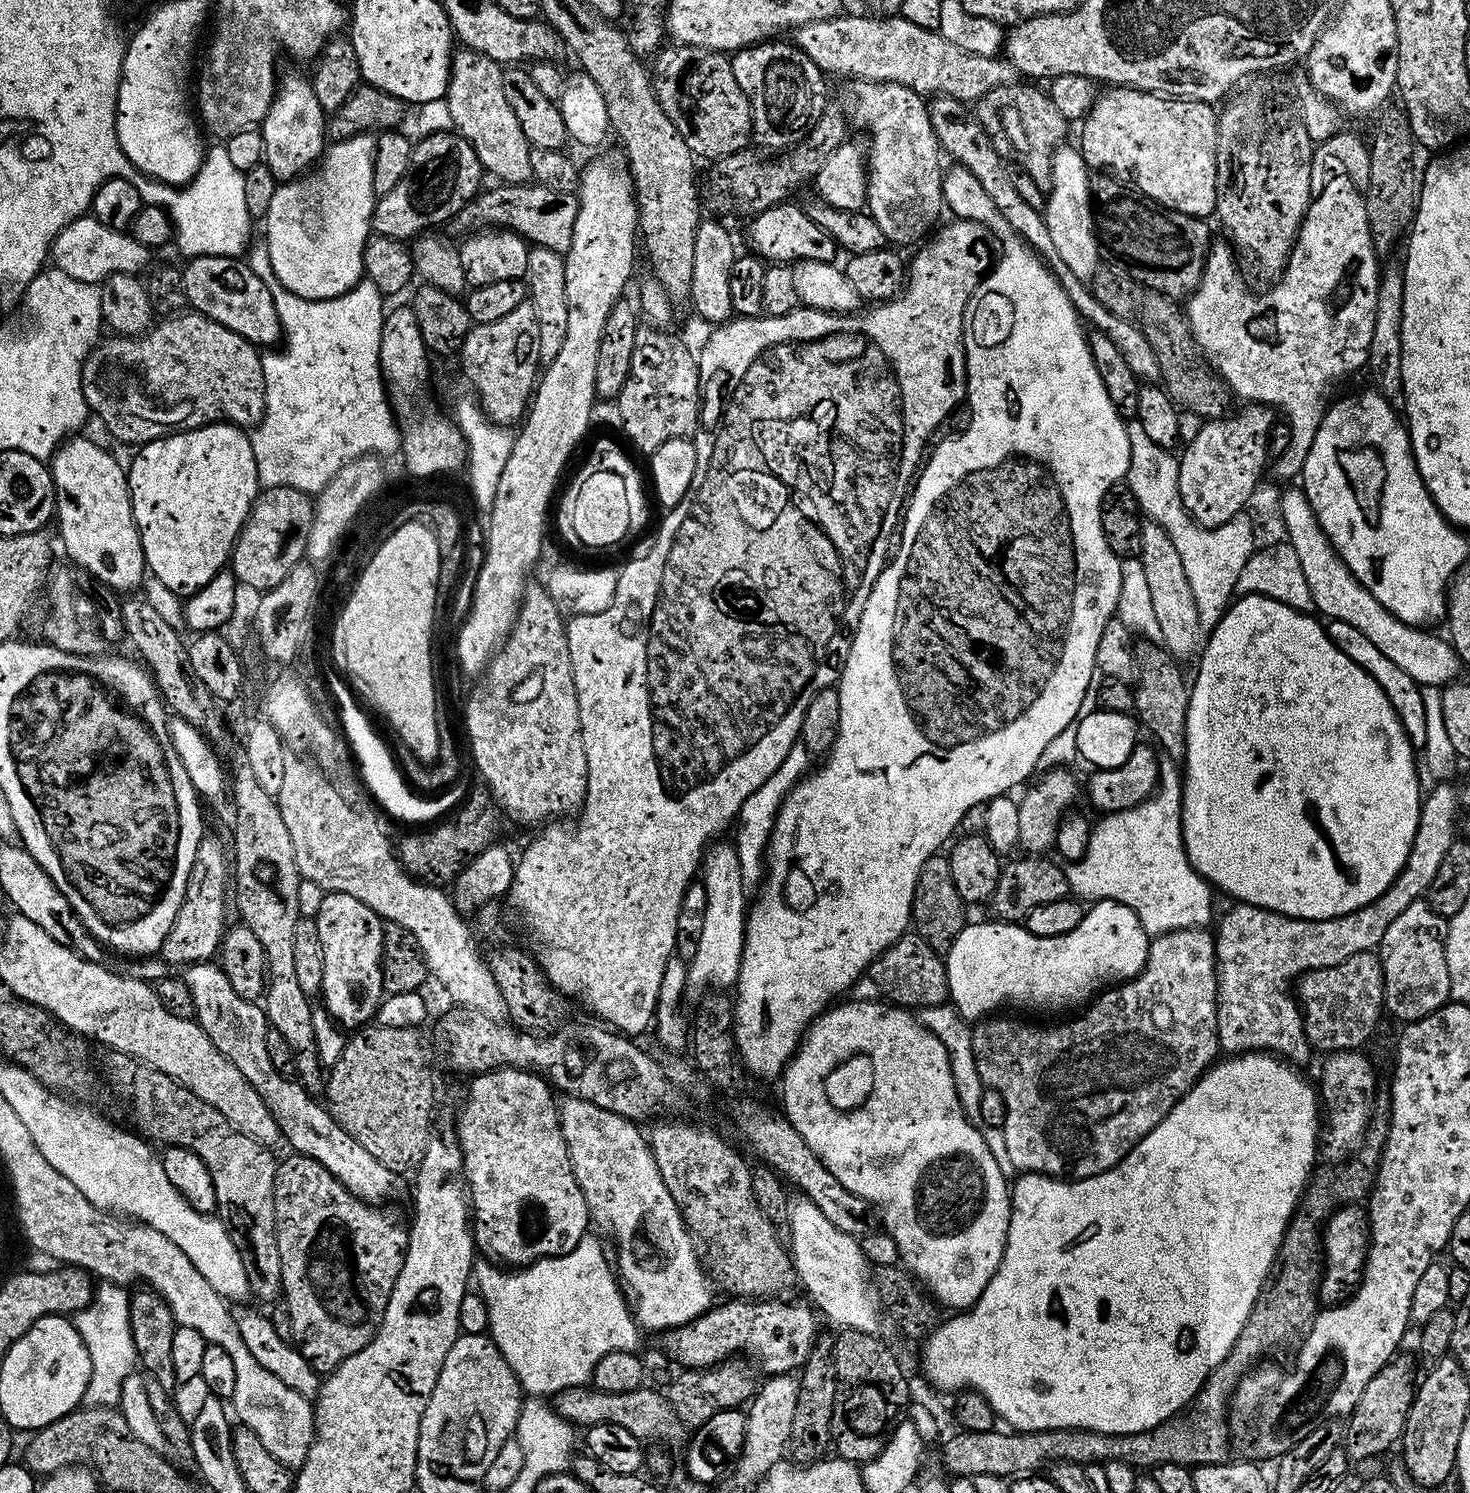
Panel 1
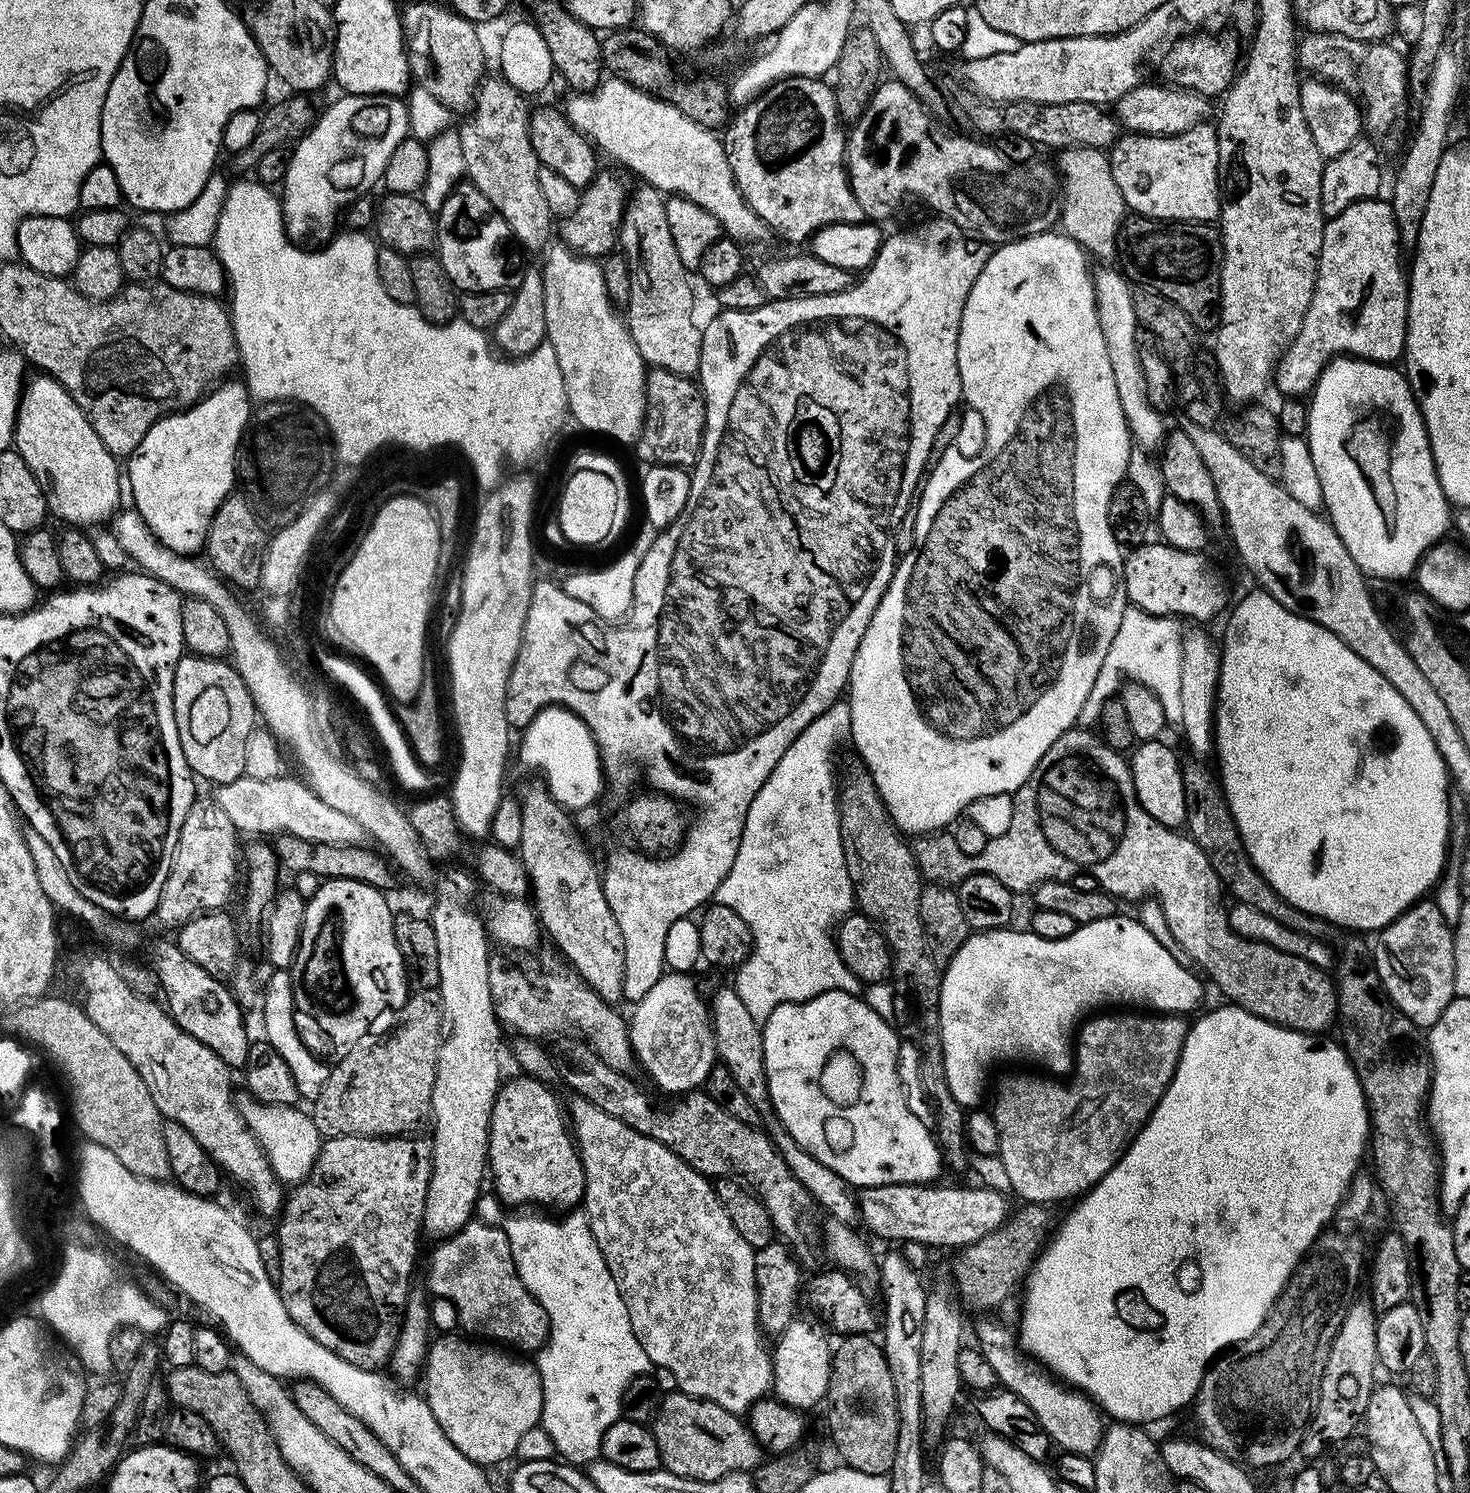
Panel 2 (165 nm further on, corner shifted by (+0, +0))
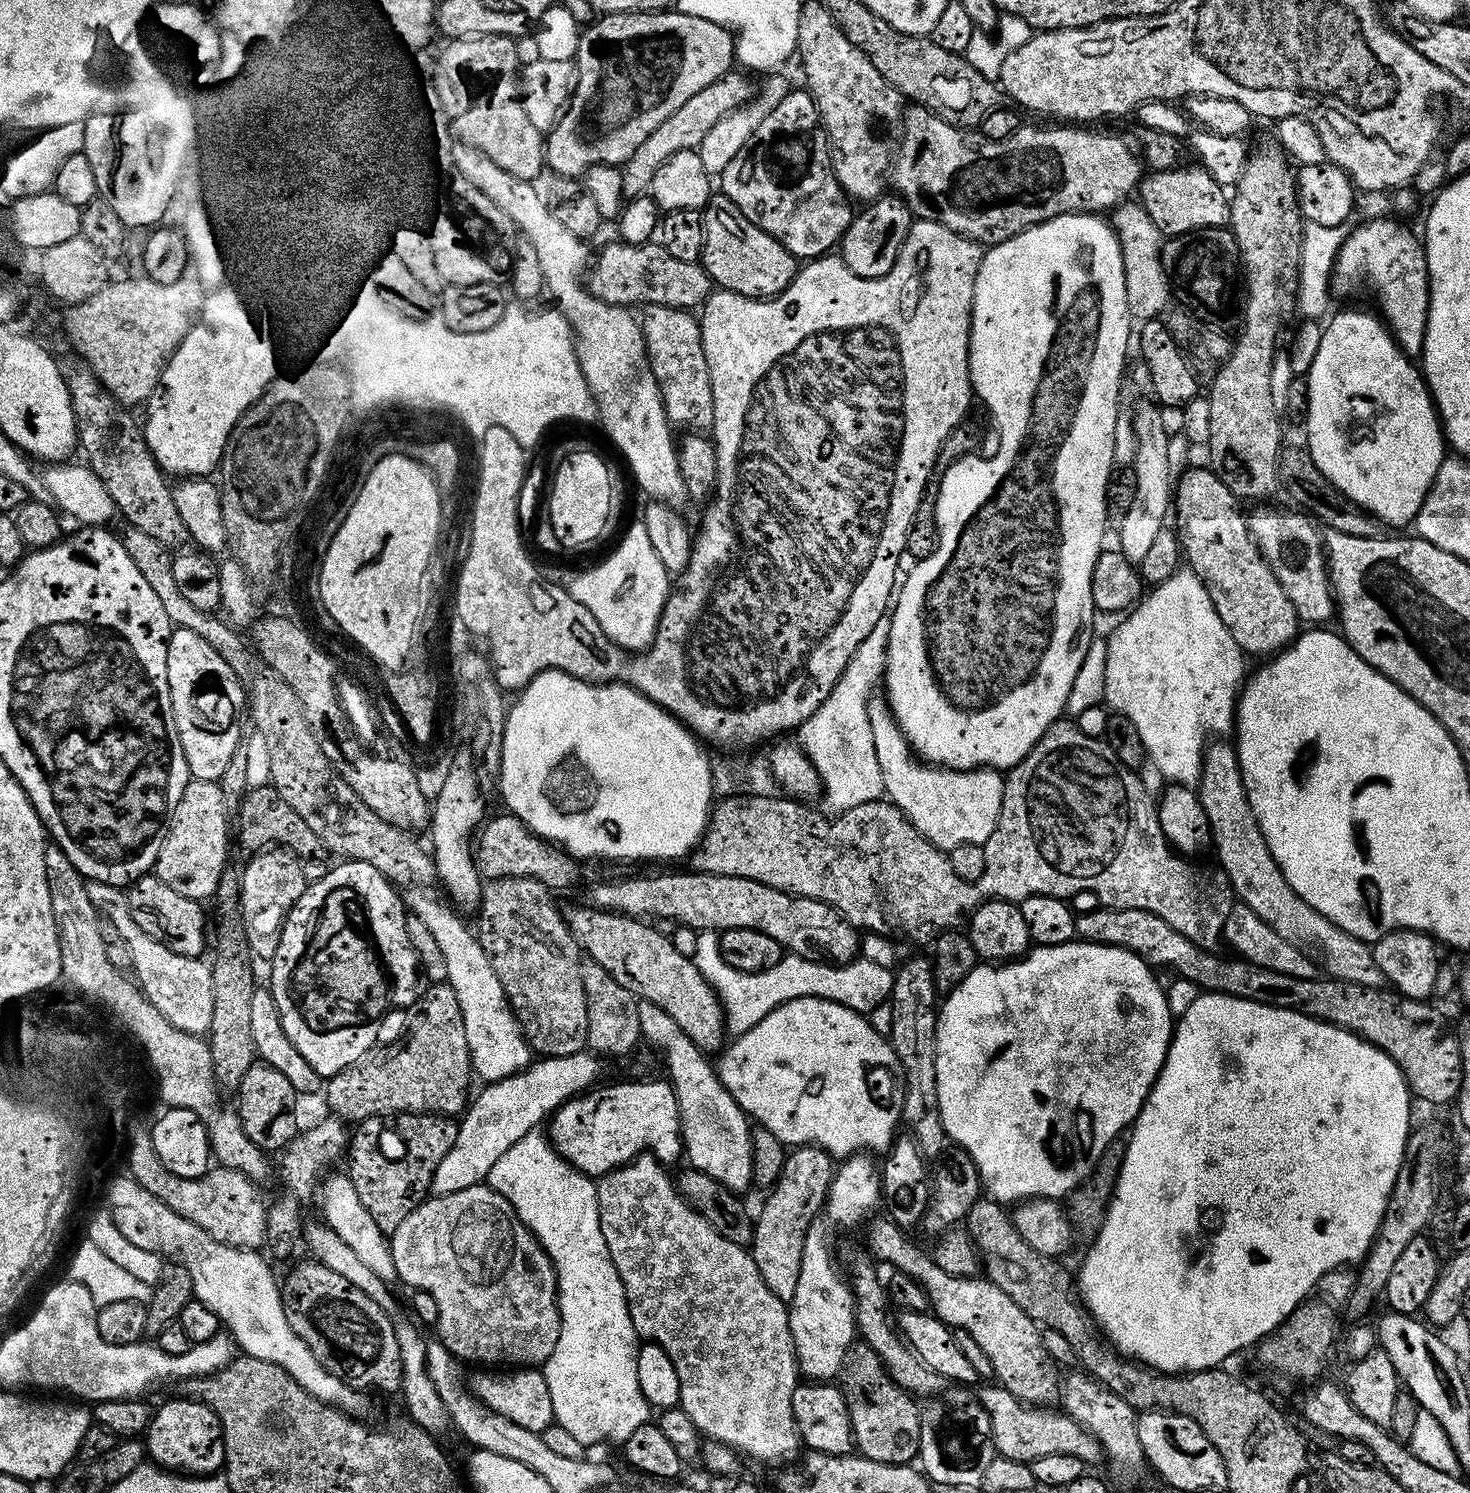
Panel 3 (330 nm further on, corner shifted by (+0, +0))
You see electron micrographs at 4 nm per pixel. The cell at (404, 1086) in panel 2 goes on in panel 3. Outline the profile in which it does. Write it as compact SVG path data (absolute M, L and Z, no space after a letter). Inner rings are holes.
M447 982L432 984L423 989L414 1011L416 1013L408 1024L408 1040L401 1044L381 1043L338 1074L327 1077L328 1108L333 1117L345 1122L359 1122L371 1116L394 1116L398 1112L434 1112L437 1116L453 1118L463 1113L470 1100L468 1083L474 1080L474 1071L458 998Z

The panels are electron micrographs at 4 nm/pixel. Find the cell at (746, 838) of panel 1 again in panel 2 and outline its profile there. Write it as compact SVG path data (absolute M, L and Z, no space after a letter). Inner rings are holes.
M844 698L829 706L798 734L754 796L744 819L738 855L714 897L715 903L729 906L738 914L749 939L752 938L753 948L741 964L732 987L746 1010L761 1024L782 1004L798 1004L828 992L848 992L851 996L860 996L862 992L862 982L842 962L833 932L837 921L857 907L842 850L838 768L836 772L836 747L851 734L850 706Z

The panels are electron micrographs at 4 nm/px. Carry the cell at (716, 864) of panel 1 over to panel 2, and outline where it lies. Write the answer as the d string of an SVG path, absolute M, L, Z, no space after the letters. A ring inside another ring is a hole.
M669 971L646 993L646 998L635 1001L636 1008L630 1015L628 1034L632 1039L632 1055L635 1063L644 1067L644 1072L664 1092L695 1092L707 1081L710 1070L717 1067L716 1039L712 1029L709 1005L700 997L691 975Z

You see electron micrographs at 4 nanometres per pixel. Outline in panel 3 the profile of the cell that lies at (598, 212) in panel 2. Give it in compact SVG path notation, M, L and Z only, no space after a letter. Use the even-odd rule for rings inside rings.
M739 71L727 72L722 80L706 86L706 90L698 90L698 94L694 94L694 98L690 98L690 102L678 106L678 110L674 110L674 114L670 114L670 118L666 118L666 122L662 122L662 126L658 126L658 130L654 130L654 134L650 134L650 138L646 138L646 142L642 142L642 146L638 146L638 150L634 150L634 154L622 168L624 174L622 186L625 197L635 198L645 195L651 189L654 176L658 174L660 166L679 151L699 149L702 138L706 138L706 134L710 134L710 130L714 130L714 126L719 120L726 114L743 108L752 99L754 84L752 88L751 82L743 76L745 73Z

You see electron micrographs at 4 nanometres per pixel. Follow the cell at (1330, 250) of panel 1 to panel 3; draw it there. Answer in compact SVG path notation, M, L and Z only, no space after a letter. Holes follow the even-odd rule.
M1384 216L1353 227L1337 250L1331 291L1337 297L1352 296L1364 287L1372 291L1379 315L1405 356L1419 357L1424 351L1428 317L1428 267L1421 237Z

